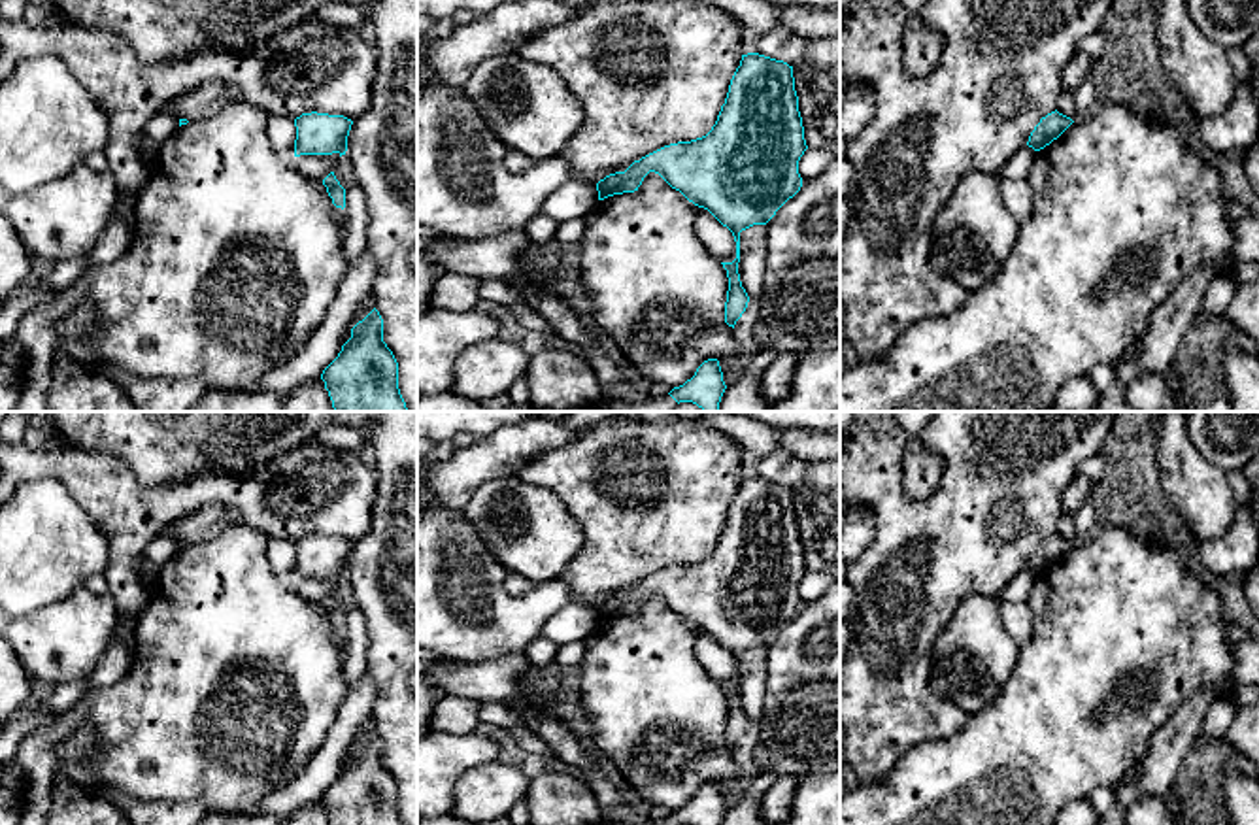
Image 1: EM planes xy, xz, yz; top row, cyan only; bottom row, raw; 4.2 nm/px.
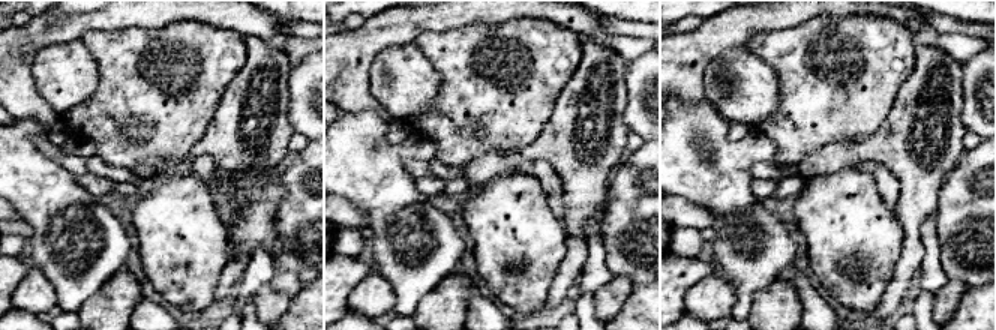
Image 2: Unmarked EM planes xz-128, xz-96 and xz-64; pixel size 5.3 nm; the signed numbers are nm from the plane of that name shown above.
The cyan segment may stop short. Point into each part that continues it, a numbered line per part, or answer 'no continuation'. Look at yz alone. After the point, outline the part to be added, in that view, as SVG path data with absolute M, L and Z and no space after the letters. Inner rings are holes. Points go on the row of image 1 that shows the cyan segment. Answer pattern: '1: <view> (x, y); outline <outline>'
no continuation

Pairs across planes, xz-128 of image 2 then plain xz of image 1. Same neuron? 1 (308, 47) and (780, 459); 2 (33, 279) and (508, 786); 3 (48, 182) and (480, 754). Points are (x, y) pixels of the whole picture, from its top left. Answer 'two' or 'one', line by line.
1: one
2: one
3: two

